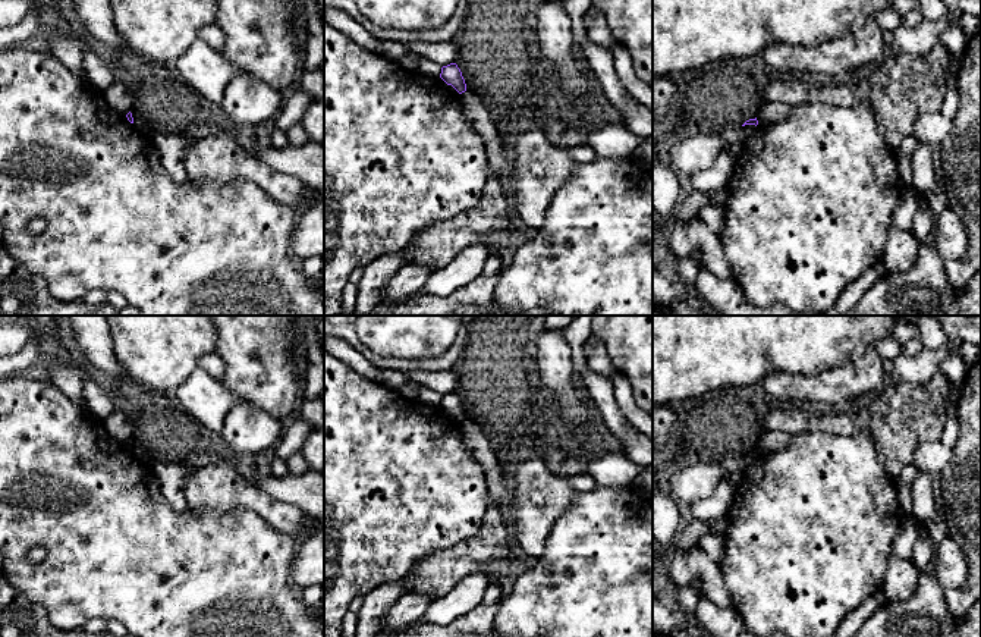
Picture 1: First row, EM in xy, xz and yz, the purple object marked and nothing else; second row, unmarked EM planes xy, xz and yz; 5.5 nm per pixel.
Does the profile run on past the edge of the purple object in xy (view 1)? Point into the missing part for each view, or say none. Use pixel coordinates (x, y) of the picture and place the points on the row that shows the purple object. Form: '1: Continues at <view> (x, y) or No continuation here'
1: No continuation here

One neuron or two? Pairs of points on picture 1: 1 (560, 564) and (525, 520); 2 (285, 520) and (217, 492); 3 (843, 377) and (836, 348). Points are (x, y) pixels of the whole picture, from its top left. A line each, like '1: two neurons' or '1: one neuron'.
1: two neurons
2: one neuron
3: two neurons

